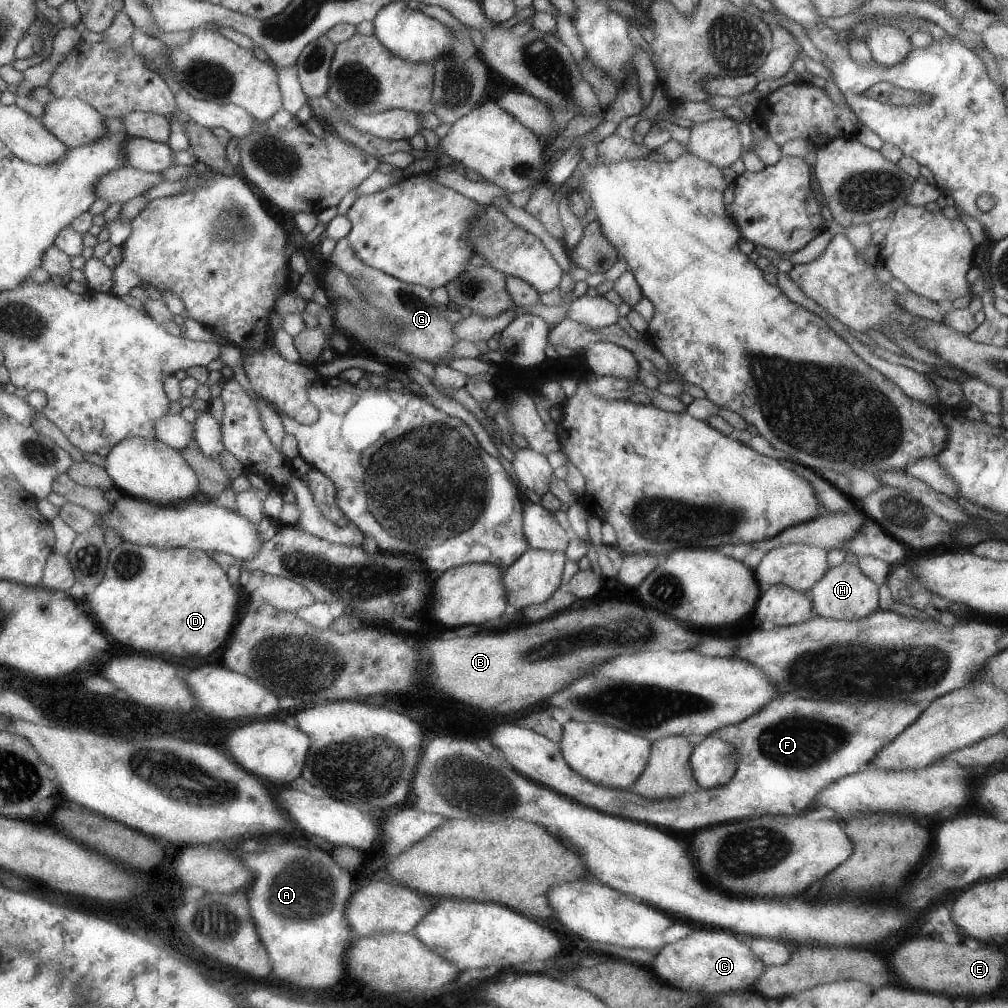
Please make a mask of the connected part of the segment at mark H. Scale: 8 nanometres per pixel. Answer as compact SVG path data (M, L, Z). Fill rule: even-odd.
M843 561L836 567L829 567L825 574L810 588L808 595L811 601L812 607L815 608L817 617L823 617L833 620L859 620L863 617L868 617L871 613L877 611L878 608L878 586L872 580L869 580L859 570L857 564L848 564Z

